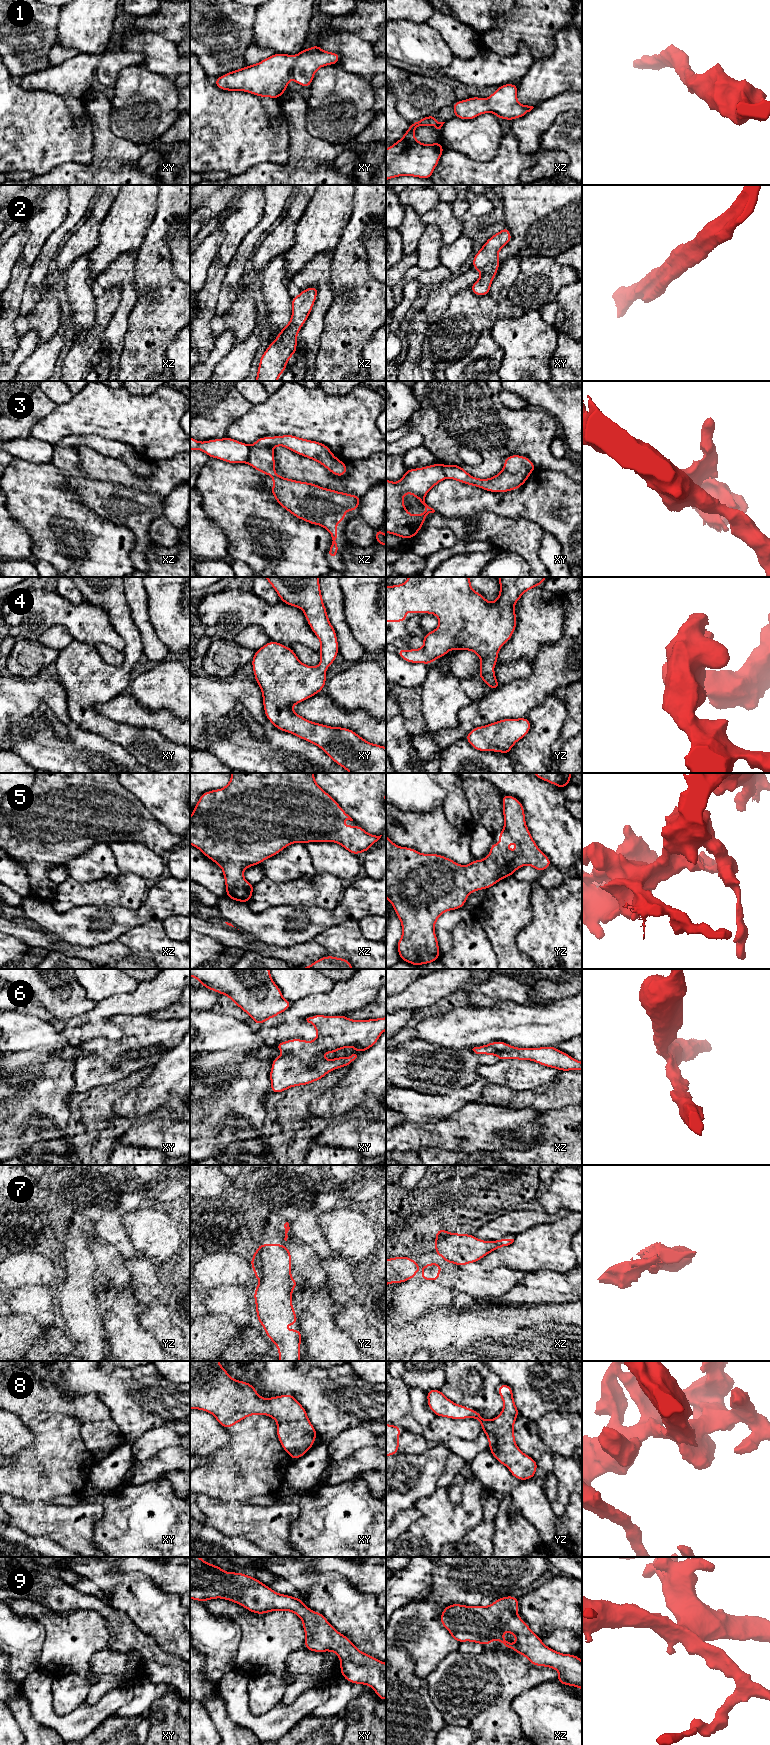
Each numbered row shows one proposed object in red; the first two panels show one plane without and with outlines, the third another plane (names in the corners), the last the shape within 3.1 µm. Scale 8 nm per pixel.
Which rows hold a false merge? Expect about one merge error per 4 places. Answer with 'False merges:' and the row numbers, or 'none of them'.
False merges: 3, 7

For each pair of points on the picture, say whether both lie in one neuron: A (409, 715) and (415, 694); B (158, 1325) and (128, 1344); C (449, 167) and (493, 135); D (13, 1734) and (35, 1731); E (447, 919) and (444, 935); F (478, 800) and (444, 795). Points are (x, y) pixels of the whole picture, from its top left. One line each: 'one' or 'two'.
A: one
B: two
C: two
D: two
E: one
F: two

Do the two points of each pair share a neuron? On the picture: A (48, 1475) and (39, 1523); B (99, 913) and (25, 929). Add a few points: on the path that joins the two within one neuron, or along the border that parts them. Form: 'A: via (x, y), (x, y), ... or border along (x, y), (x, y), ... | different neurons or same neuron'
A: border along (20, 1498), (47, 1501) | different neurons
B: border along (43, 929), (64, 940) | different neurons

